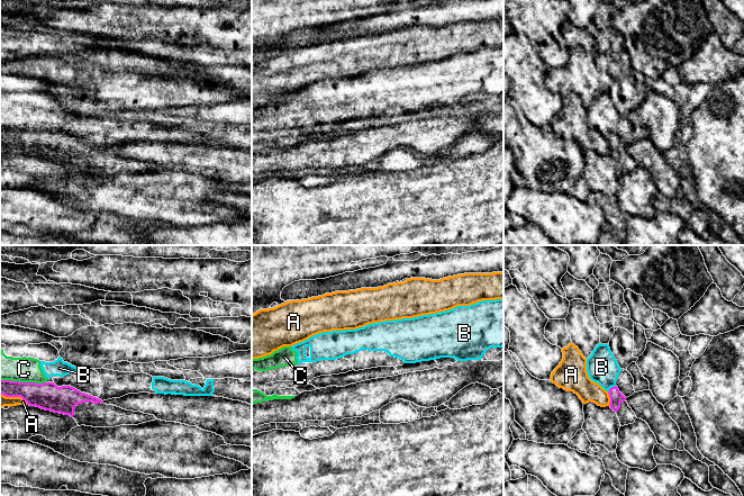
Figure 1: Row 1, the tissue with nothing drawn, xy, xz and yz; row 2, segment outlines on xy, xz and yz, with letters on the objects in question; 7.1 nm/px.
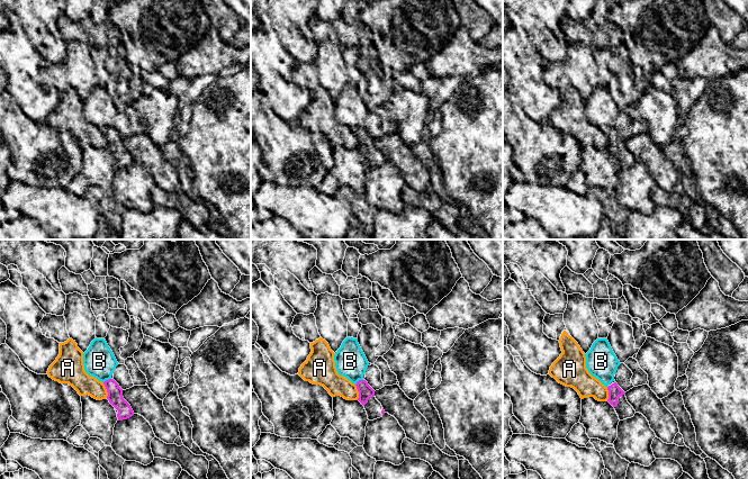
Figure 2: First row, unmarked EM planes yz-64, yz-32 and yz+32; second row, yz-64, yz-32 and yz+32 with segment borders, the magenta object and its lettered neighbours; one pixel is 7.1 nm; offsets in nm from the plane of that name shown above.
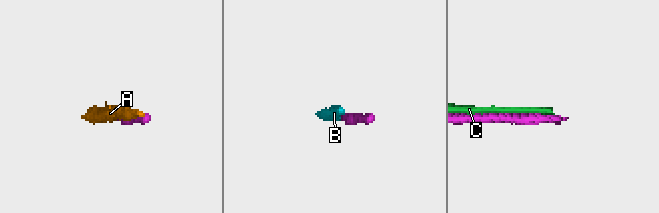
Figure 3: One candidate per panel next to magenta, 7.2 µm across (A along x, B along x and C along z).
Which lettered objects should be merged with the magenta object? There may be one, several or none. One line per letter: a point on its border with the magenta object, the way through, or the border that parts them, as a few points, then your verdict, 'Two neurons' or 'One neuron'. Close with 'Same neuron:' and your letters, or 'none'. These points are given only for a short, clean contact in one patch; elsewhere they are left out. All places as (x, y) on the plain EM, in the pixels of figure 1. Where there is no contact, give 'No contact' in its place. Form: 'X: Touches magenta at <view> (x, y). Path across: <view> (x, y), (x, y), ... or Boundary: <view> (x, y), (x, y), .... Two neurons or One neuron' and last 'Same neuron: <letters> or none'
A: Touches magenta at yz (610, 146). Two neurons
B: Touches magenta at yz (610, 136). Boundary: yz (615, 133), (608, 140). Two neurons
C: Touches magenta at xy (23, 131). Two neurons
Same neuron: none

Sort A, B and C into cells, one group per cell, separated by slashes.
A / B C

